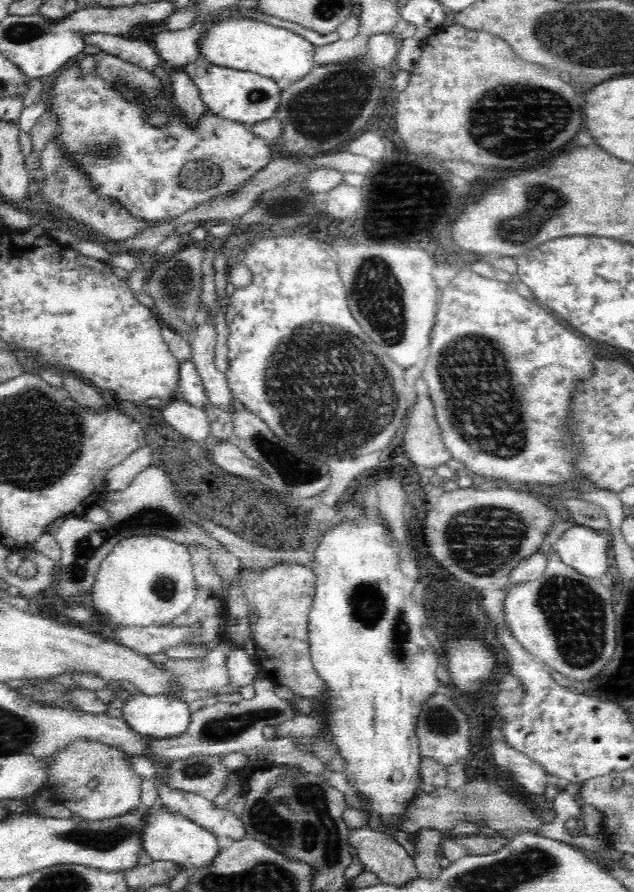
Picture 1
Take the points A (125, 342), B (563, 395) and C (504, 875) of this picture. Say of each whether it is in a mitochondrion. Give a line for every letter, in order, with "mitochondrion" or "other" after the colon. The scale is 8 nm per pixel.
A: other
B: other
C: mitochondrion

